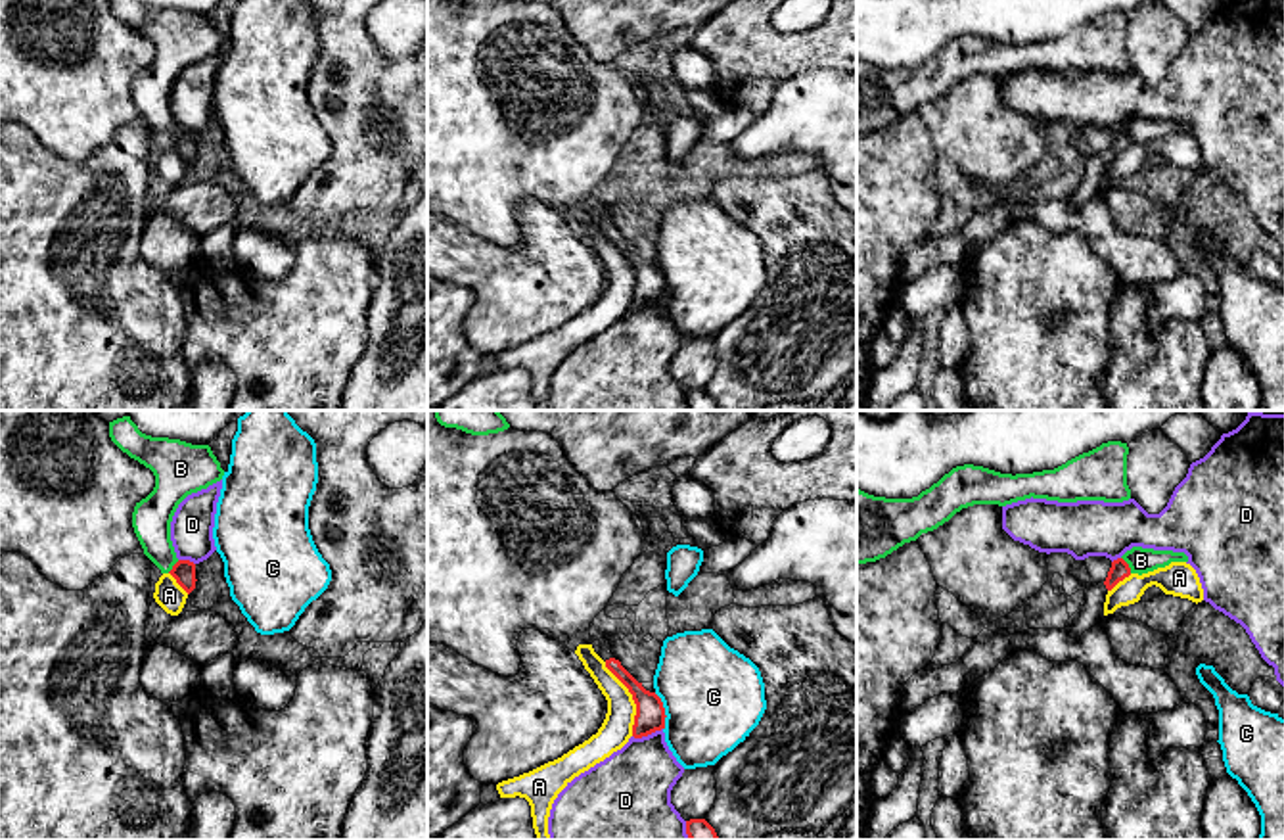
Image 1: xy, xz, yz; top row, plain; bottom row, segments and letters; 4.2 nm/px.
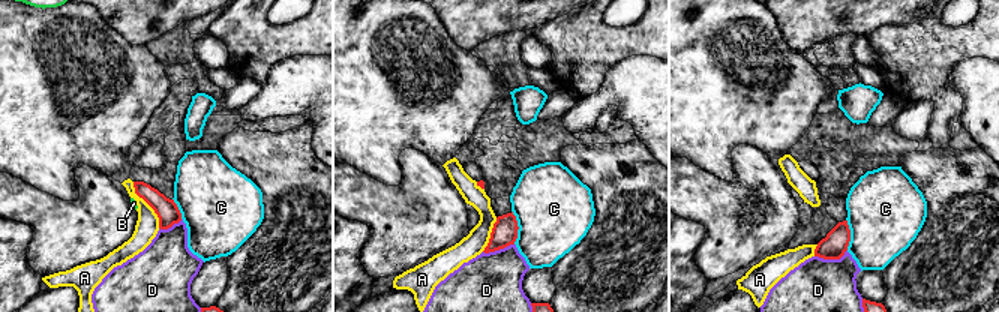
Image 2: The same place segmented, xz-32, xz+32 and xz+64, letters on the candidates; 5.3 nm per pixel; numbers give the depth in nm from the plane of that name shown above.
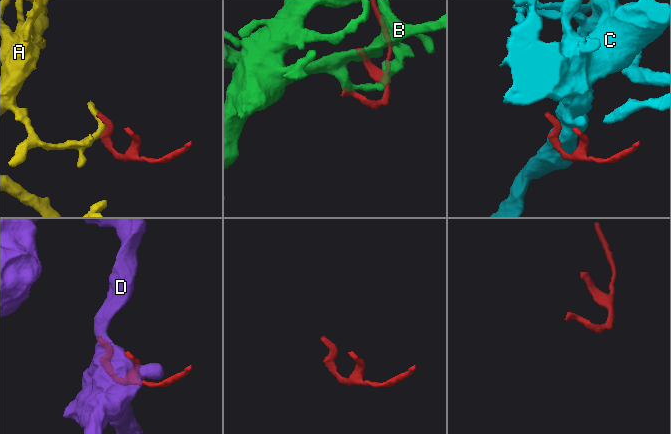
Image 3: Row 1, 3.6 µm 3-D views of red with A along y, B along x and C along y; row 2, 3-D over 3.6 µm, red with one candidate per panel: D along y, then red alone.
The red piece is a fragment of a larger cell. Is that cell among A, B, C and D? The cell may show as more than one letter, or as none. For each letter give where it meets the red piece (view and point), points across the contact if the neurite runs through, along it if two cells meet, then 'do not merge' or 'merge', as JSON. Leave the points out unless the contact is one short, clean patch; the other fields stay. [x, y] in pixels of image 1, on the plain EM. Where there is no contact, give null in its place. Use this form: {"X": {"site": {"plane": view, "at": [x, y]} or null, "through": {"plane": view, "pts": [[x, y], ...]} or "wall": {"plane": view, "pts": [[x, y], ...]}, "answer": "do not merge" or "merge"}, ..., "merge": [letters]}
{"A": {"site": {"plane": "xz", "at": [633, 269]}, "wall": {"plane": "xz", "pts": [[604, 233], [635, 275], [633, 305]]}, "answer": "do not merge"}, "B": {"site": {"plane": "yz", "at": [1127, 135]}, "wall": {"plane": "yz", "pts": [[1122, 127], [1131, 142]]}, "answer": "do not merge"}, "C": {"site": {"plane": "xz", "at": [664, 282]}, "answer": "do not merge"}, "D": {"site": {"plane": "xz", "at": [646, 305]}, "answer": "do not merge"}, "merge": []}

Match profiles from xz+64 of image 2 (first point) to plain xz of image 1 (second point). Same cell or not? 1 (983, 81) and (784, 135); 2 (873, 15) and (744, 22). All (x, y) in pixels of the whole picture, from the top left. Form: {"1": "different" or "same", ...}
{"1": "same", "2": "different"}

